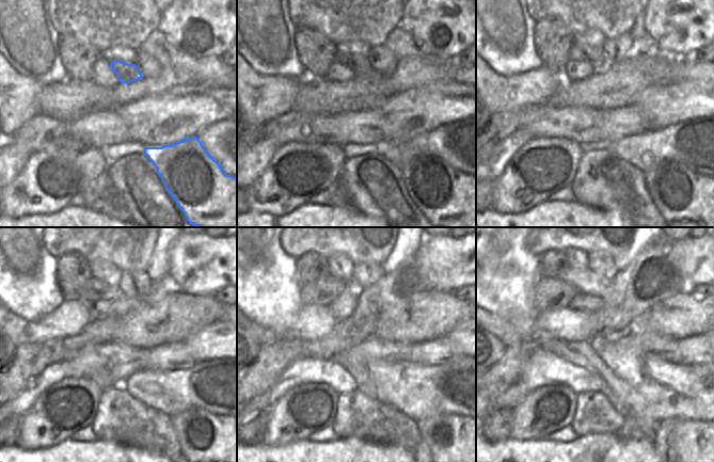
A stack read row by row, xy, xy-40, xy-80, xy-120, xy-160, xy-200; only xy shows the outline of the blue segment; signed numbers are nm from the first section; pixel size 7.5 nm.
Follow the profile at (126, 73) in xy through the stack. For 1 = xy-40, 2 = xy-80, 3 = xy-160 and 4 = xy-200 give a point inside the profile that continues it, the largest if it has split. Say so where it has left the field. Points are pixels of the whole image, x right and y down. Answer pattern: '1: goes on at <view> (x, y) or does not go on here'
1: goes on at xy-40 (361, 66)
2: goes on at xy-80 (575, 54)
3: goes on at xy-160 (322, 292)
4: goes on at xy-200 (551, 293)

